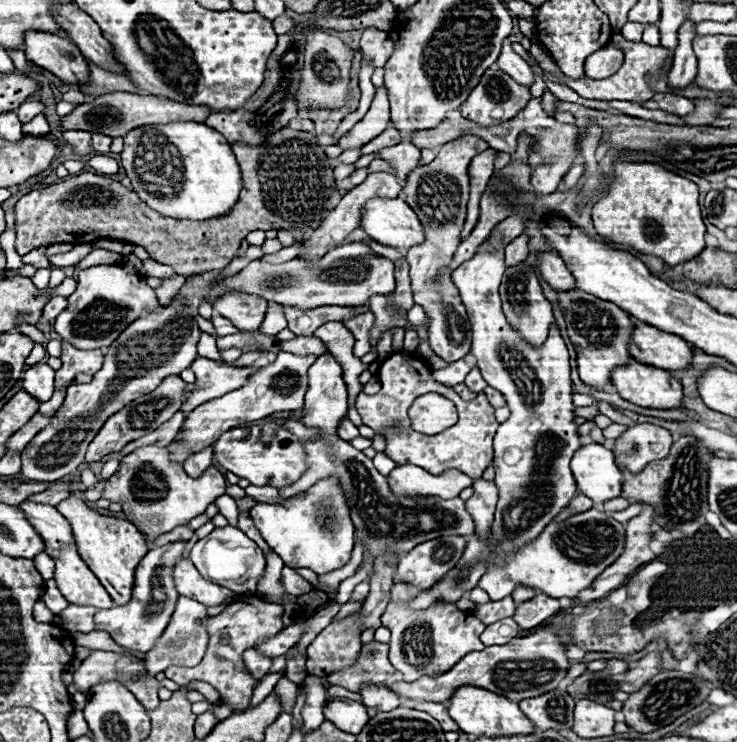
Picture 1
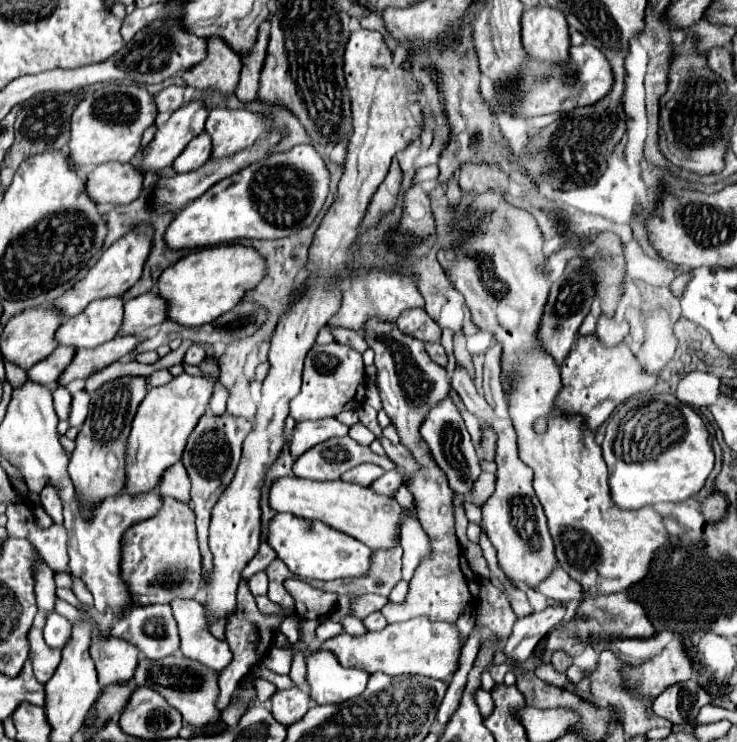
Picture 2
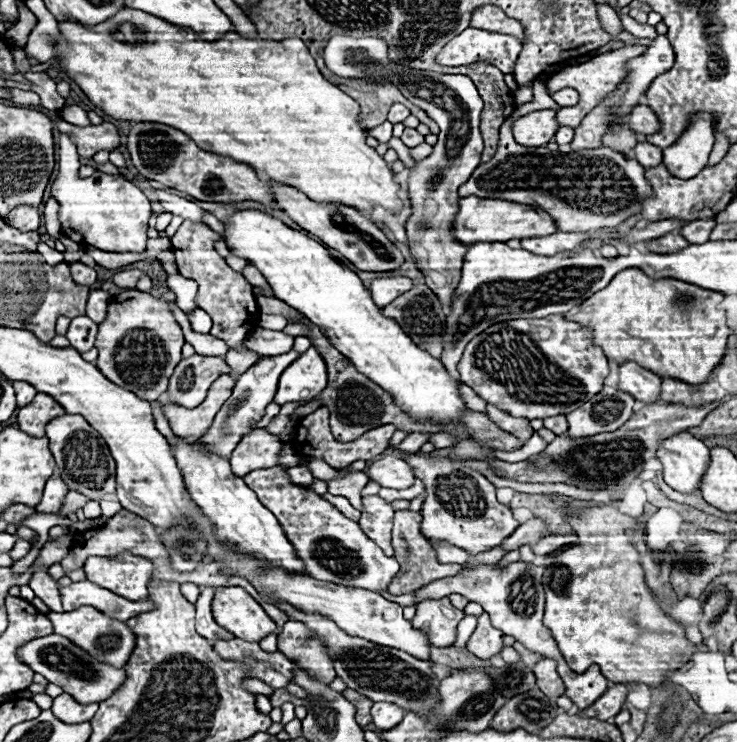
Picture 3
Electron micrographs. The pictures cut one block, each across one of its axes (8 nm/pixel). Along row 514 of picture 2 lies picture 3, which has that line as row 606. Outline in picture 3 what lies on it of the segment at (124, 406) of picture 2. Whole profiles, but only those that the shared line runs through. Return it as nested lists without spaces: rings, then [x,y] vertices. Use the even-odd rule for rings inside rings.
[[[82,606],[74,612],[62,612],[62,614],[50,612],[48,618],[52,620],[56,634],[70,638],[70,642],[74,642],[74,646],[86,650],[88,654],[94,654],[94,658],[102,658],[102,662],[106,662],[110,666],[124,666],[130,658],[130,652],[134,650],[136,636],[130,632],[126,622],[112,620],[92,606]]]

